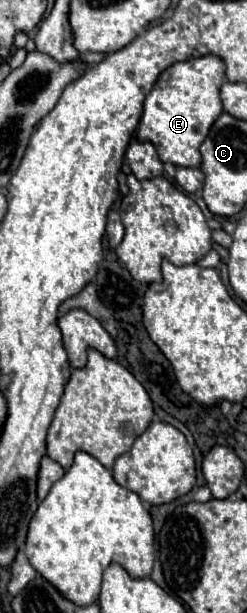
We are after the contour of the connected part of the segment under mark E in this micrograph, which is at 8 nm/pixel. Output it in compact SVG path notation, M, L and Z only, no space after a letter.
M203 55L167 67L143 103L143 115L137 127L139 141L151 141L163 163L179 167L199 167L199 145L205 141L211 125L223 113L219 89L225 79L225 63L217 55Z

